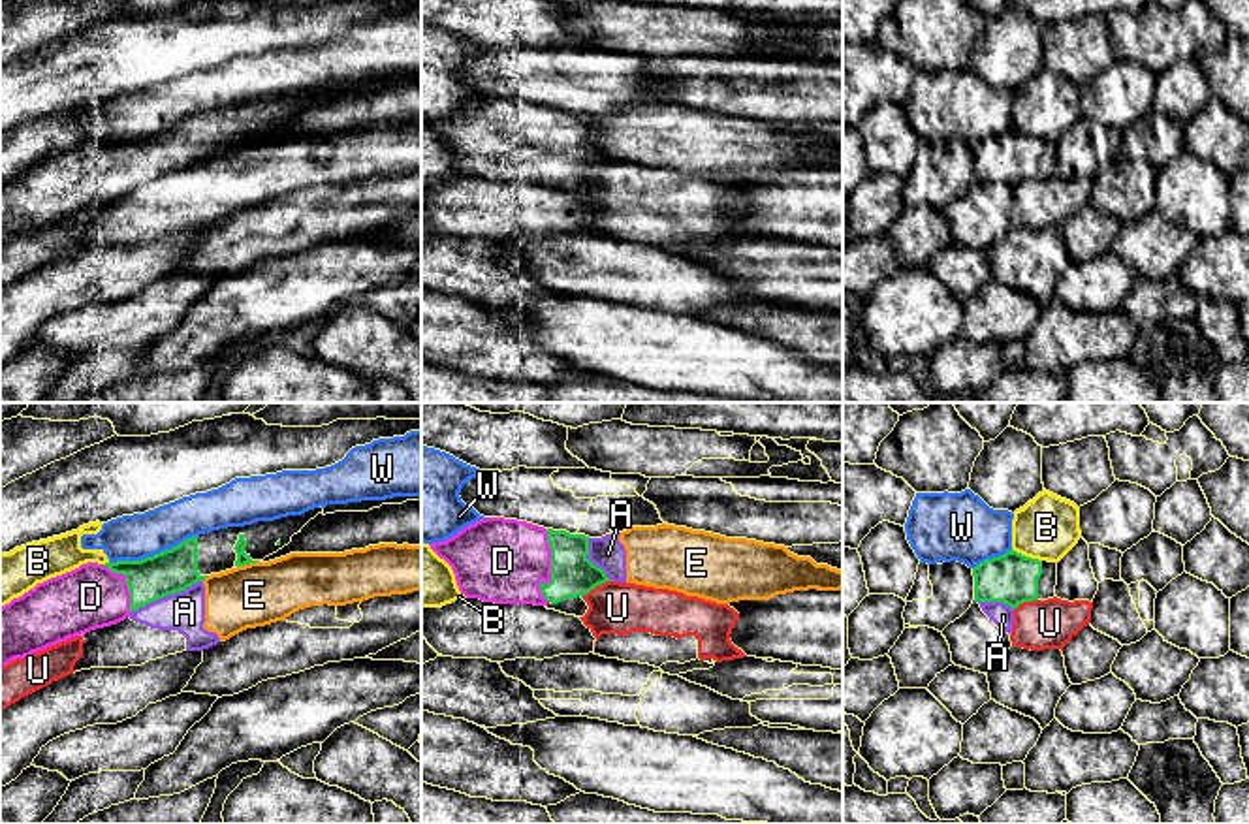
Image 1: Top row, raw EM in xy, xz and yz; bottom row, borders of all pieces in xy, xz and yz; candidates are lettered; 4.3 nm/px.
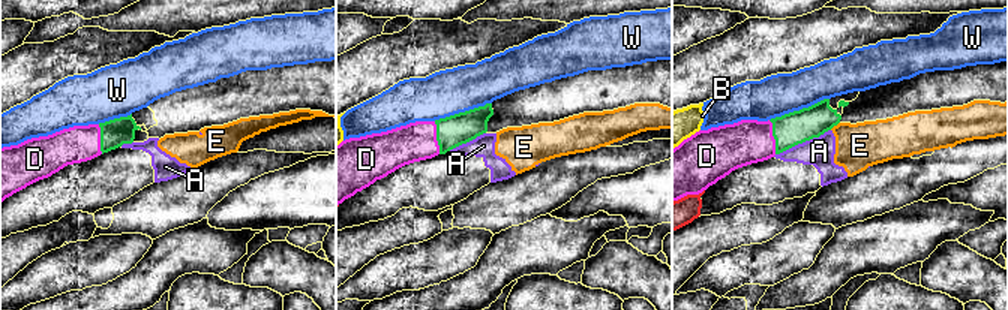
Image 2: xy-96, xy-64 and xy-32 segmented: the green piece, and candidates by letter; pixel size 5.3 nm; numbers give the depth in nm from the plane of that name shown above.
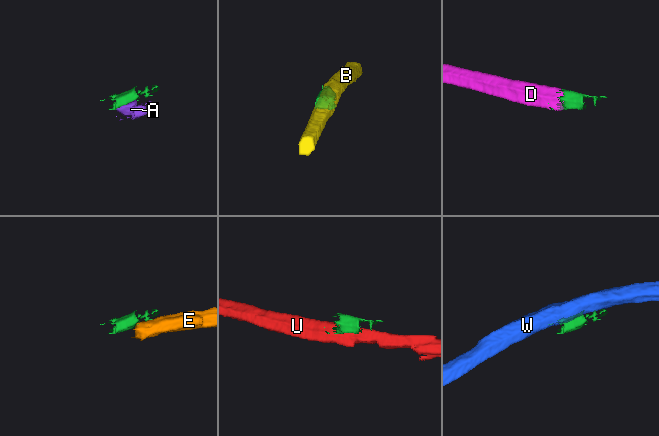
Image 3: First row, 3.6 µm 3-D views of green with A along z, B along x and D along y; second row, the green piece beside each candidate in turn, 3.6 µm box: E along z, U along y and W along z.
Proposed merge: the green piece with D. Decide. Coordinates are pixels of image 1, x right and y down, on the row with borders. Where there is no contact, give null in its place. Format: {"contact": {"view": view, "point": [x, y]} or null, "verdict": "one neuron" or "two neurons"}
{"contact": {"view": "xz", "point": [552, 567]}, "verdict": "one neuron"}

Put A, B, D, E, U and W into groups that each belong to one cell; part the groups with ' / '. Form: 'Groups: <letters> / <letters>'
Groups: A E / B / D / U / W

